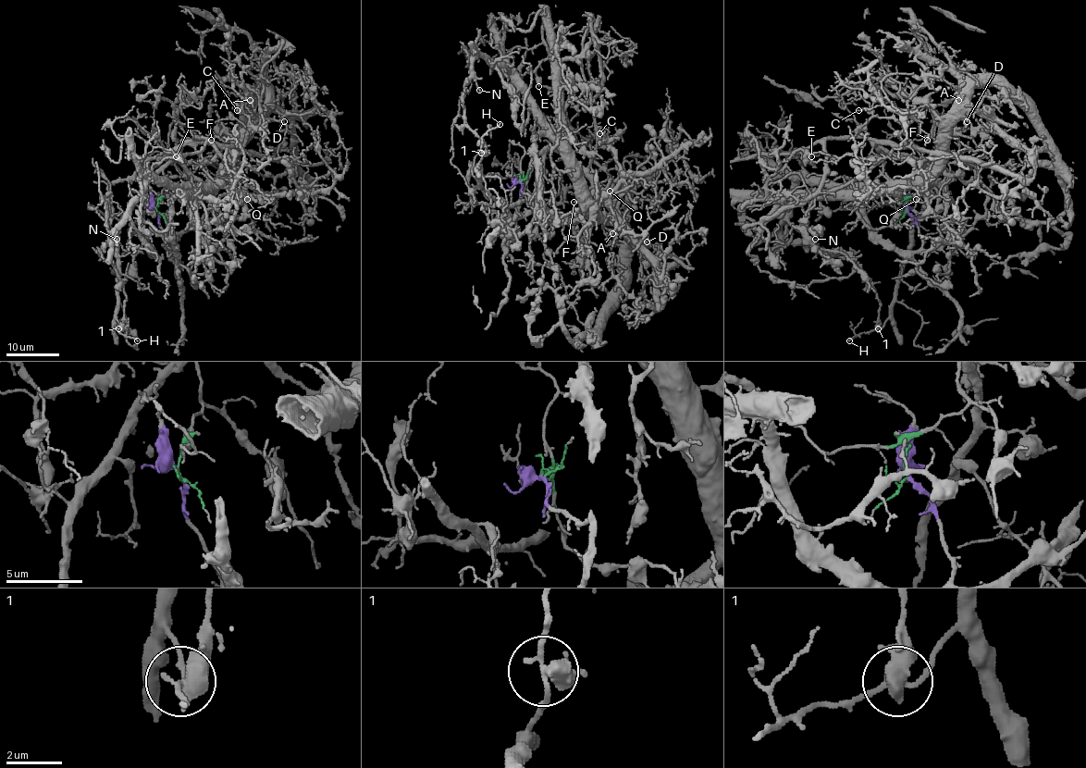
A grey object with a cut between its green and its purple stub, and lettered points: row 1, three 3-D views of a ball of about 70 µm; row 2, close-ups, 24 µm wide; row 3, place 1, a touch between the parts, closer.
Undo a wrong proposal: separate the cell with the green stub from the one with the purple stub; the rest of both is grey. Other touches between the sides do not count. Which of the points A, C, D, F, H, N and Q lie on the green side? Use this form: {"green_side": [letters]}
{"green_side": ["C", "F", "H"]}

